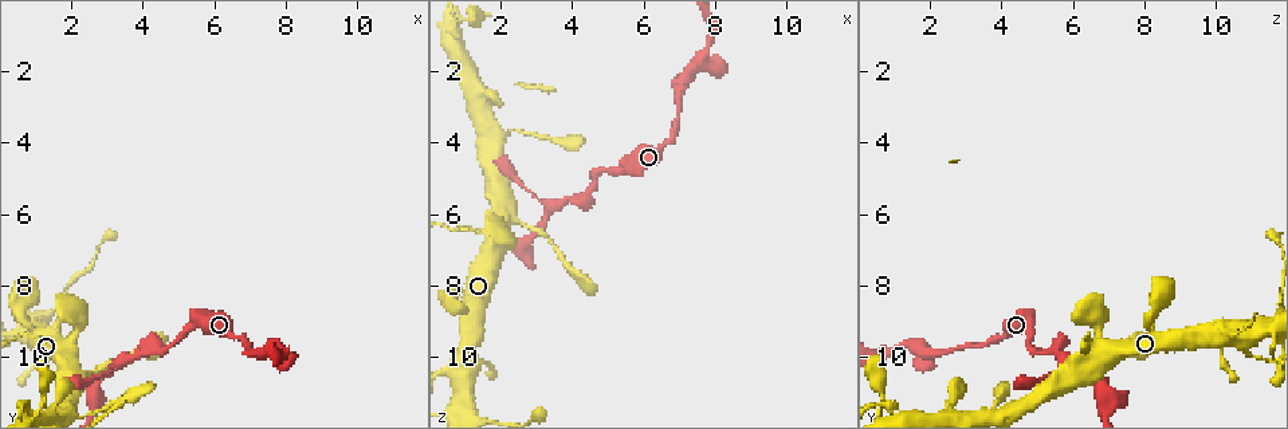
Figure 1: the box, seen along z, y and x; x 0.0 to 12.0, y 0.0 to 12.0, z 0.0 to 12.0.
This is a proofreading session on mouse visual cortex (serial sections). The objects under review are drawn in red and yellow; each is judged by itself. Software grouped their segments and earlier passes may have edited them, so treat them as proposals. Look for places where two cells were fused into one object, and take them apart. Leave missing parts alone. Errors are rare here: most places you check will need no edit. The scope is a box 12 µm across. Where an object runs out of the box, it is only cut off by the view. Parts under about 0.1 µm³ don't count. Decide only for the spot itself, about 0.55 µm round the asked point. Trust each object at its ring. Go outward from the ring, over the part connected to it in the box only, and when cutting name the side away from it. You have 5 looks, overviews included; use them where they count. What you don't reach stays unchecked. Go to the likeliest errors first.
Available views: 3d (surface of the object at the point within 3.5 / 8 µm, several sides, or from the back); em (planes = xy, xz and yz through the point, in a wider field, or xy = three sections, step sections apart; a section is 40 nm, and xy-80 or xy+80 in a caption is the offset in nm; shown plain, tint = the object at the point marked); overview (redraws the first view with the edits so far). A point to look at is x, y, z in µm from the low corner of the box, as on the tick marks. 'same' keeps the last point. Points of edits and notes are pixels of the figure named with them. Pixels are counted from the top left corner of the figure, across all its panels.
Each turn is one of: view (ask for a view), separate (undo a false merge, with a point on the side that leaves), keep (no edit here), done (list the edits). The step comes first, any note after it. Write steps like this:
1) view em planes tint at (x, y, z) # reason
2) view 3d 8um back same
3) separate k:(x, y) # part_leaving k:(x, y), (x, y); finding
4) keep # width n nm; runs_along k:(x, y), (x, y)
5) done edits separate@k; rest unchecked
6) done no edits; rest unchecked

view 3d 8um back at (1.9, 9.6, 6.8) # abrupt turn

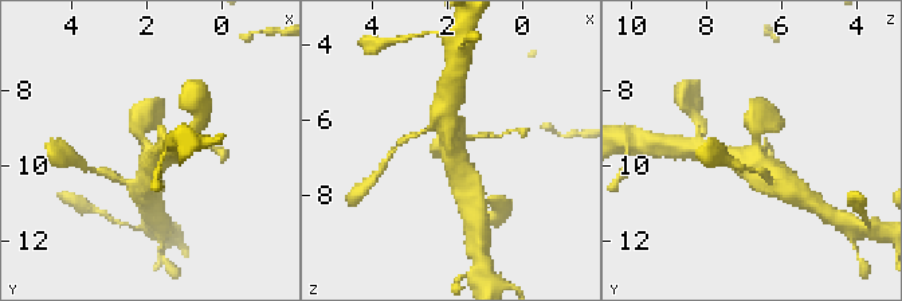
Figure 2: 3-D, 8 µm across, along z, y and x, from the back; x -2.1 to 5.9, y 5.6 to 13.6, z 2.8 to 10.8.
view em xy step 2 tint at (2.0, 9.7, 6.7)

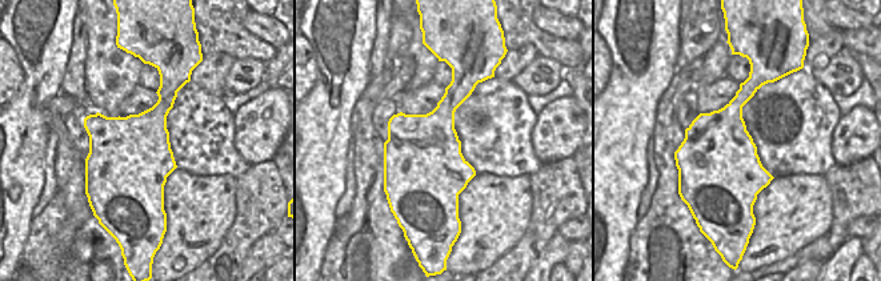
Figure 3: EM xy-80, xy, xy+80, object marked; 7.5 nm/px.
keep # arms 4; arm_widths 100, 250, 450, 600 nm; runs_along 2:(718, 153), (784, 183); all the same cell

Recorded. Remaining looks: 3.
view 3d 3.5um at (4.7, 9.7, 4.8) # sharp bend

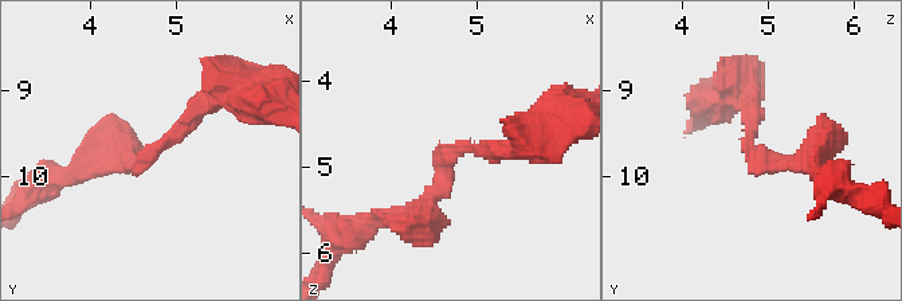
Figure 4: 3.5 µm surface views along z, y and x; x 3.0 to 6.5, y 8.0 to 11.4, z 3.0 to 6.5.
view em planes tint at (4.65, 9.75, 4.80) # need the tissue

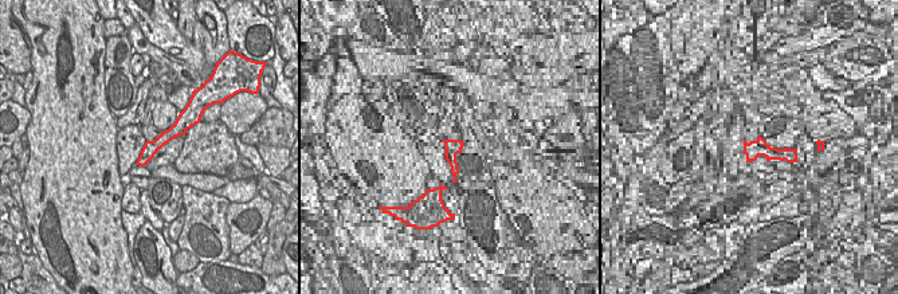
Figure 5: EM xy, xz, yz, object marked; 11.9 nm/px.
keep # arm_widths 200, 250 nm; runs_along 4:(218, 94), (140, 164), (102, 164); all the same cell

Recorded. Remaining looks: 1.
done no edits; rest unchecked

